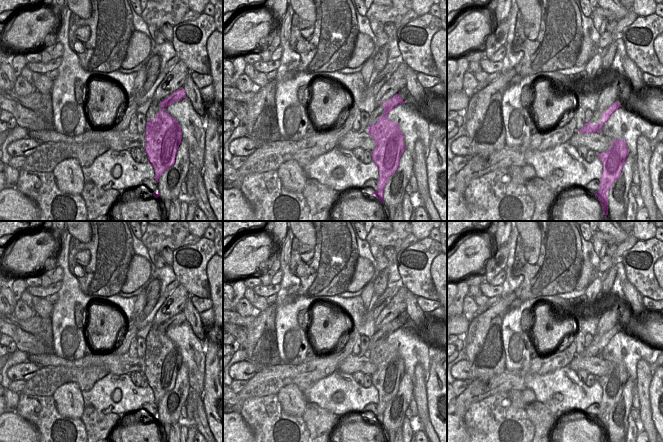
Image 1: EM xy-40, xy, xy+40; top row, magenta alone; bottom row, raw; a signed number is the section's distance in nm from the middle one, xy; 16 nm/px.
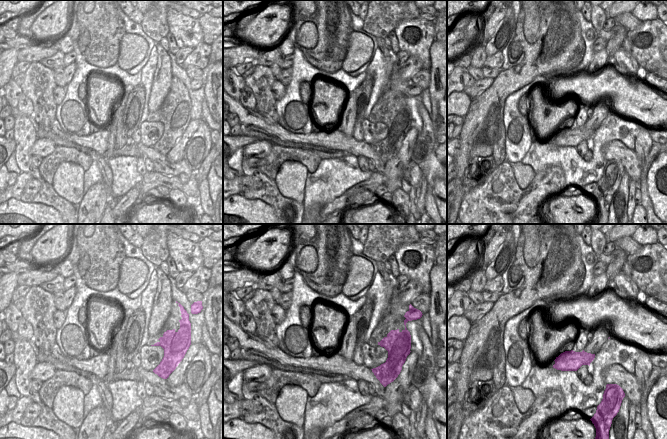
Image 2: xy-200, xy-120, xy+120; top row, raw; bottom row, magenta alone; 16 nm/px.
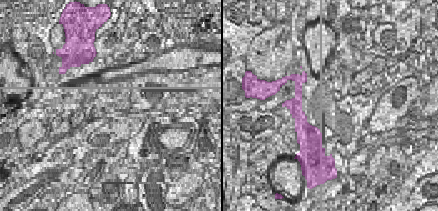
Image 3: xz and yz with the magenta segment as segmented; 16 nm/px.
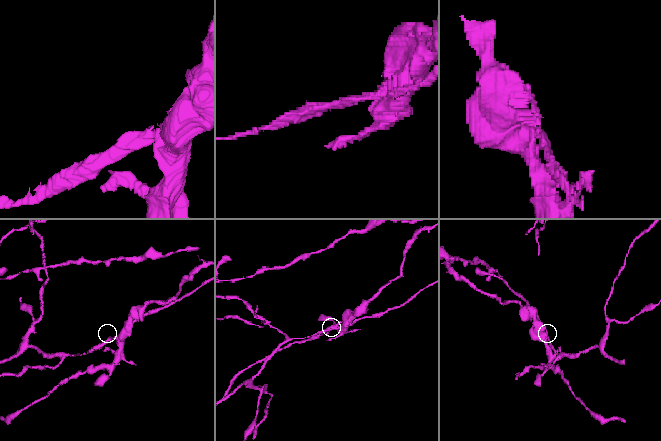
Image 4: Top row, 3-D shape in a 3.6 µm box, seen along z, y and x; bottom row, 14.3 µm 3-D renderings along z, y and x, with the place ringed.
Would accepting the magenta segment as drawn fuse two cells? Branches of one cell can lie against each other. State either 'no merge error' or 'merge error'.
merge error

